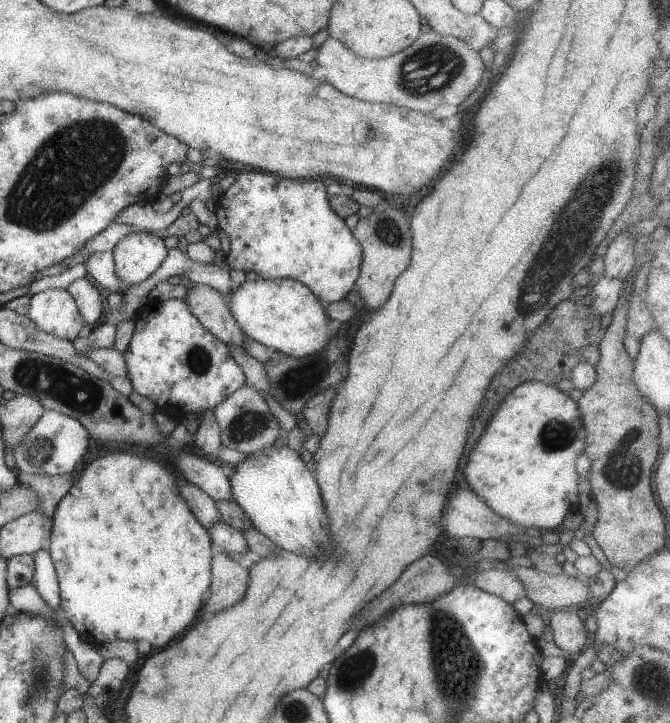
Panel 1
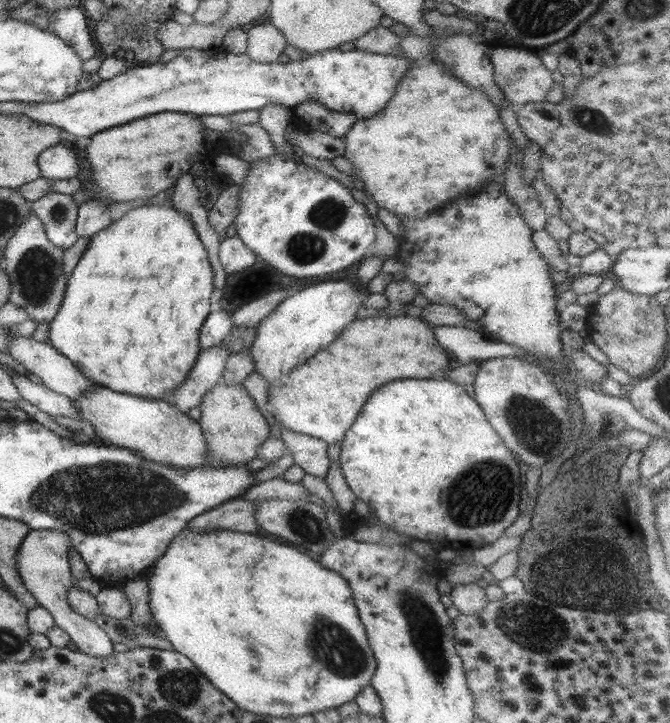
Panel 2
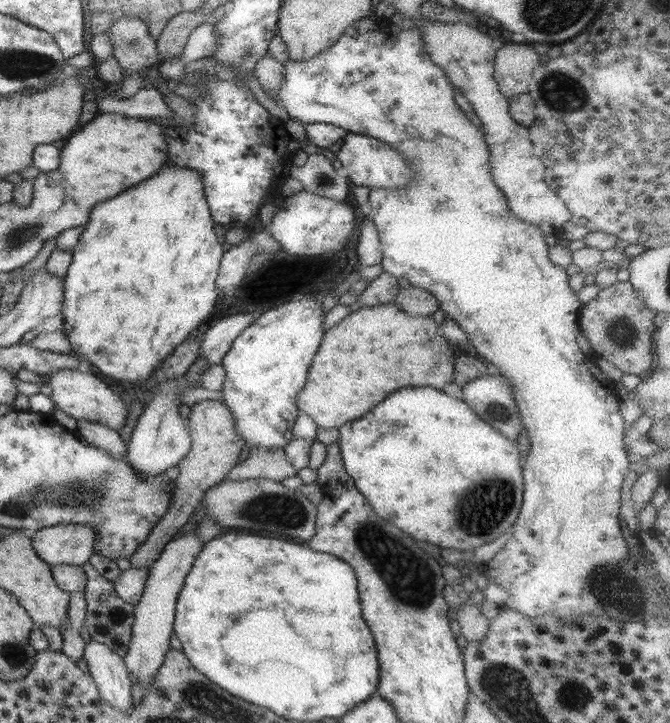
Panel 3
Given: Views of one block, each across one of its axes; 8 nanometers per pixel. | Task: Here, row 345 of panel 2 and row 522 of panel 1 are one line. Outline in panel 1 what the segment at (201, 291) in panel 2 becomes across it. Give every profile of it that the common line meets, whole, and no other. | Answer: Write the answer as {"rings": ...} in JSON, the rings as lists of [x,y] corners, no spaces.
{"rings":[[[110,452],[108,456],[92,460],[84,470],[77,474],[74,484],[60,500],[52,517],[51,536],[47,548],[54,562],[60,588],[59,611],[65,620],[74,626],[83,639],[89,640],[95,647],[102,646],[104,641],[122,640],[138,642],[148,640],[151,646],[162,648],[172,640],[177,640],[197,622],[197,617],[206,599],[212,582],[212,539],[198,518],[192,513],[186,500],[182,498],[178,486],[181,482],[178,472],[158,462],[134,452]]]}

